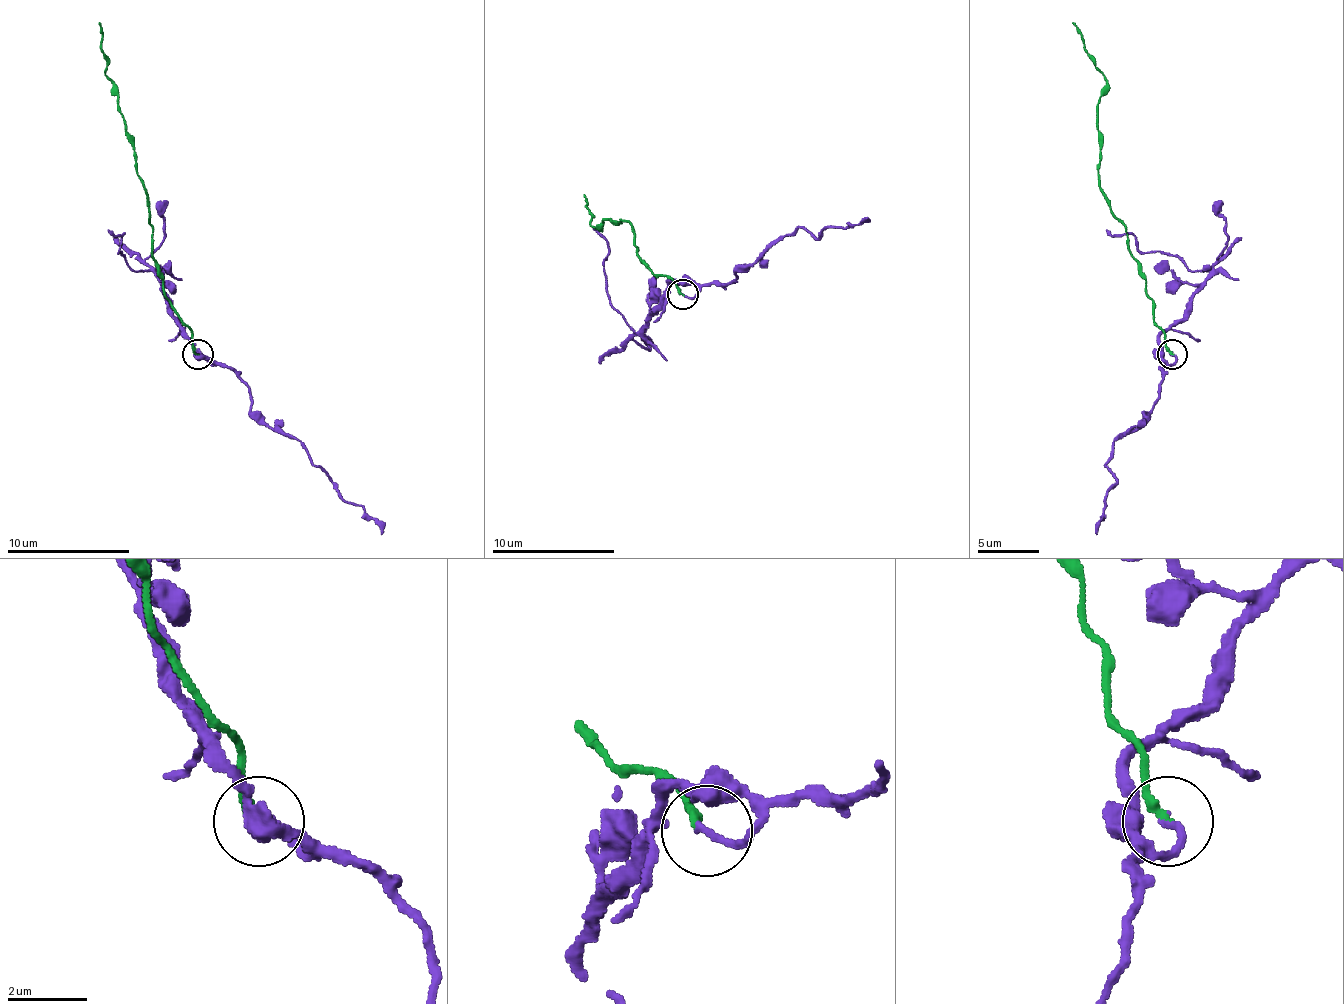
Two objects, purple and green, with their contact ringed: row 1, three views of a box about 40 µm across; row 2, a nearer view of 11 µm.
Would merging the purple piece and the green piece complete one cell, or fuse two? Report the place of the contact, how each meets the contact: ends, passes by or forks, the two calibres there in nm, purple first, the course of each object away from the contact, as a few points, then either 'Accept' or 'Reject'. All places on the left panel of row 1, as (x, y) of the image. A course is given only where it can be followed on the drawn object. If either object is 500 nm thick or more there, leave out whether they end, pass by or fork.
Place: (197, 354). At the ring purple ends. At the ring green ends. Thickness 170 nm (purple) against 200 nm. Course of purple: (197, 353), (230, 369), (249, 390), (249, 400), (271, 427), (301, 443), (341, 495), (363, 508), (382, 535). Course of green: (197, 353), (193, 332), (163, 289), (135, 137), (104, 73), (98, 23). Reject

